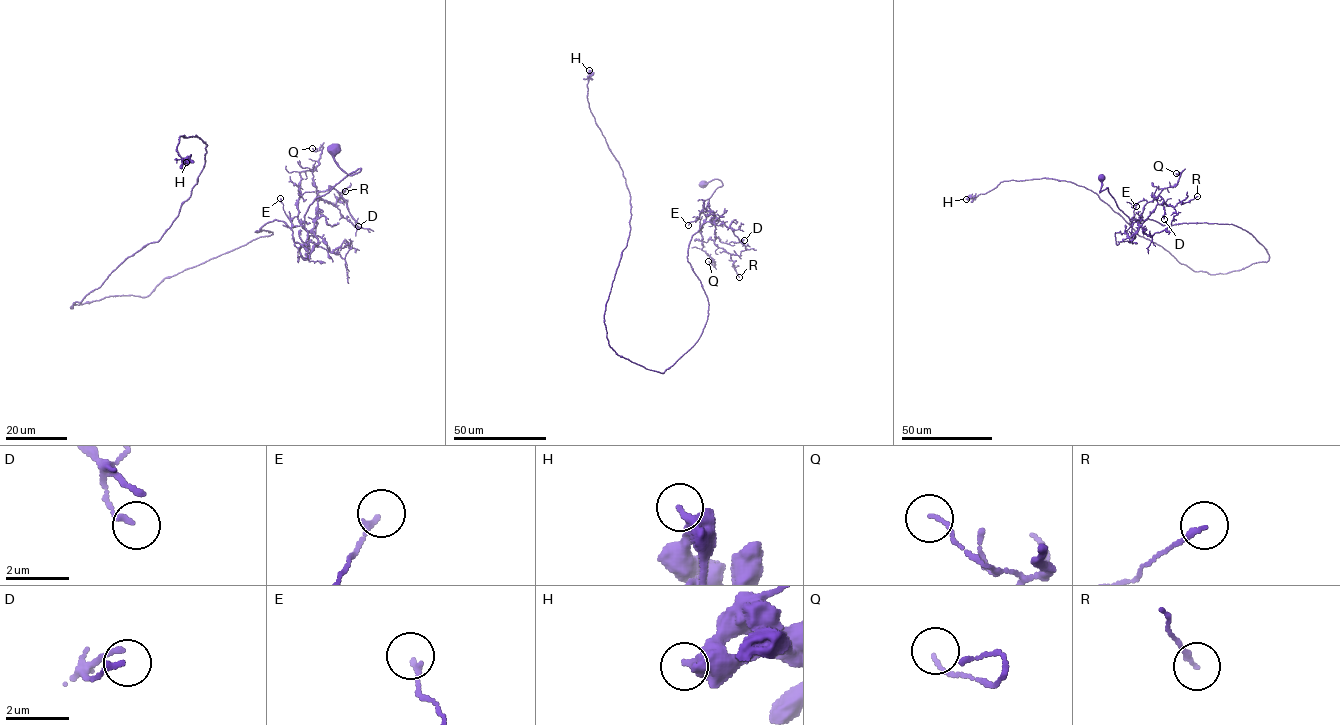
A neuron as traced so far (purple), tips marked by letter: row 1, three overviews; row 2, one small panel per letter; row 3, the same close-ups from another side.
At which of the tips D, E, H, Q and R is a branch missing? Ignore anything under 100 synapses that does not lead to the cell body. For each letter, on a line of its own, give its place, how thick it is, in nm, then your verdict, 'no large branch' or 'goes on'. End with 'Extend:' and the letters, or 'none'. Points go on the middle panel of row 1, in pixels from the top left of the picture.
D: (744, 240) | 170 nm | no large branch
E: (688, 225) | 160 nm | no large branch
H: (589, 70) | 440 nm | no large branch
Q: (708, 261) | 100 nm | no large branch
R: (739, 277) | 160 nm | no large branch
Extend: none

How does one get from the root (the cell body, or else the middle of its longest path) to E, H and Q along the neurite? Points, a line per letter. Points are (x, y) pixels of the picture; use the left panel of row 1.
E: (335, 149), (334, 161), (346, 172), (360, 170), (308, 207), (300, 251), (306, 259), (280, 198)
H: (335, 149), (360, 170), (304, 227), (70, 307), (176, 219), (197, 136), (186, 162)
Q: (335, 149), (346, 172), (360, 170), (314, 199), (303, 227), (298, 186), (319, 164), (312, 148)

